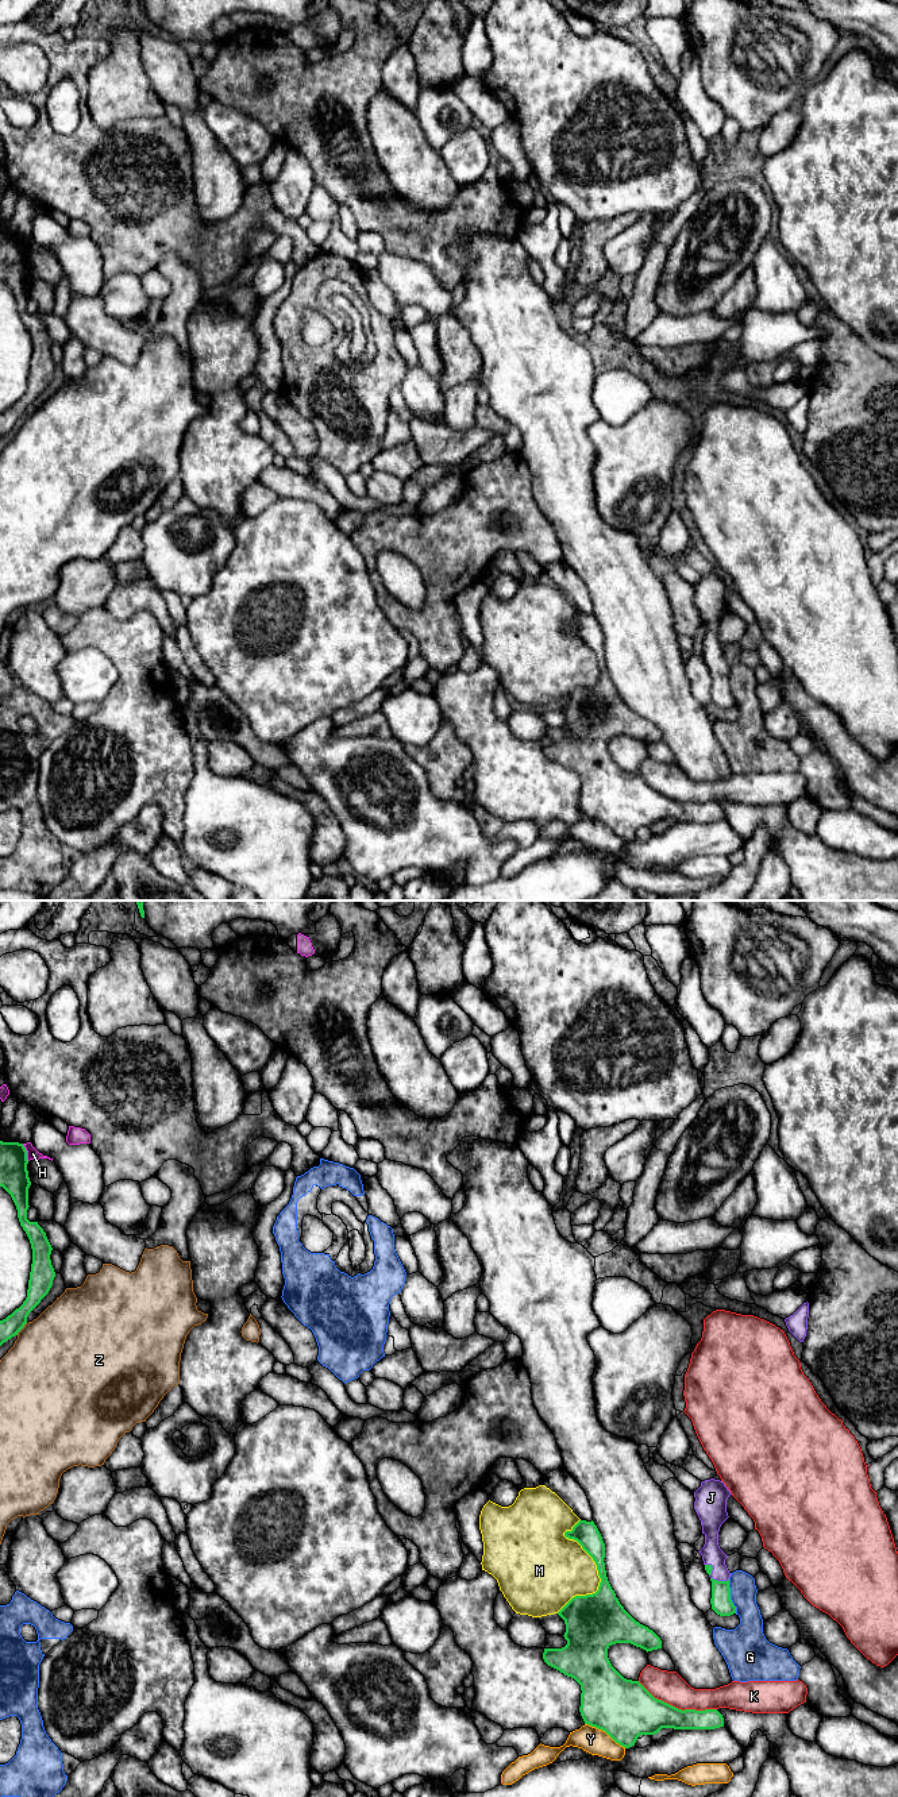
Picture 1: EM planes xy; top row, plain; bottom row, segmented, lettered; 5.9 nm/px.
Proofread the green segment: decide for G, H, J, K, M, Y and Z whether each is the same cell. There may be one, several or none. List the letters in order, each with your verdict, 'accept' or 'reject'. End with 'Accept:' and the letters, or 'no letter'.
G: reject
H: reject
J: accept
K: reject
M: reject
Y: reject
Z: reject
Accept: J

